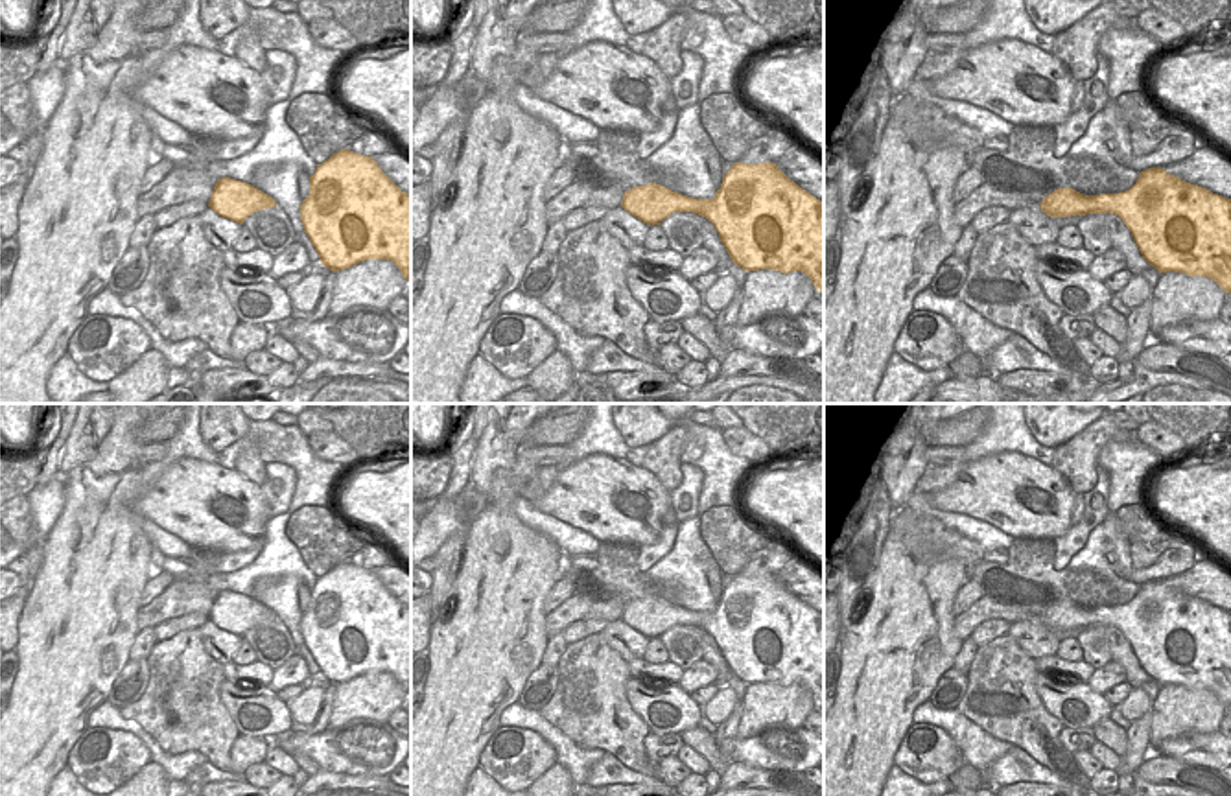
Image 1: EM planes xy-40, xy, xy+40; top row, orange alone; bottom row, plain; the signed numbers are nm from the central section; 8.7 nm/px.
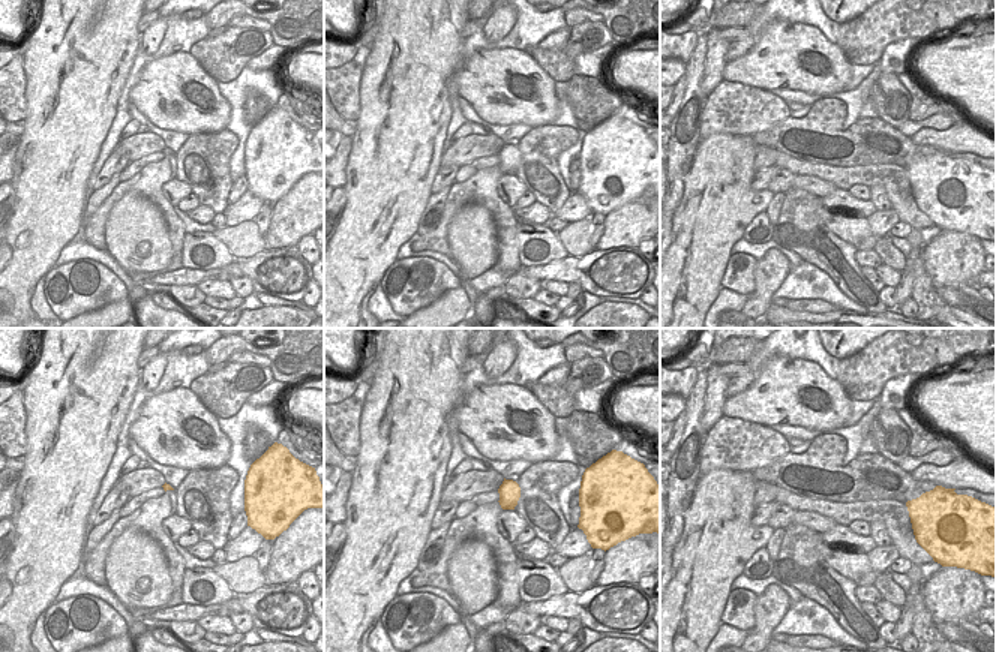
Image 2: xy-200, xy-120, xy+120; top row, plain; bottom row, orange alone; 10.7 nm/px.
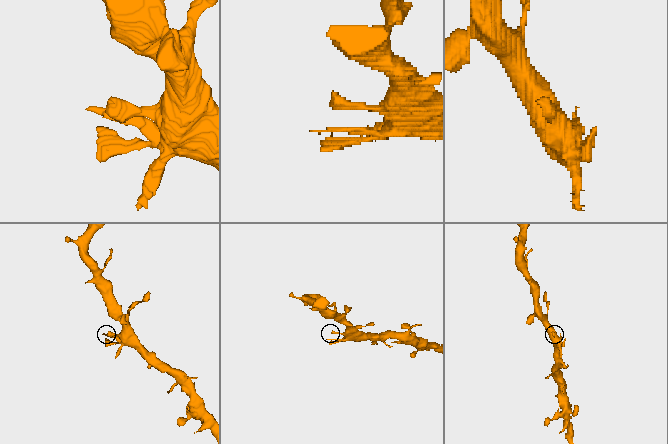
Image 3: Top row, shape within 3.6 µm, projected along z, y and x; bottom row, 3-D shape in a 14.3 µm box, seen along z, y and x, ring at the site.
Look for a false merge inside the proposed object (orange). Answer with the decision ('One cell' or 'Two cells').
One cell

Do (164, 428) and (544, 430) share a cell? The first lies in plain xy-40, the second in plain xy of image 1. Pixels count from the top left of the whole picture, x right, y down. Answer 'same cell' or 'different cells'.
same cell

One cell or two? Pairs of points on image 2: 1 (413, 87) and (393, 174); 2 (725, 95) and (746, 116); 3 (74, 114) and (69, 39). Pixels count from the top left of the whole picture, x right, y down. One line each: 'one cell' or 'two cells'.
1: one cell
2: one cell
3: one cell

